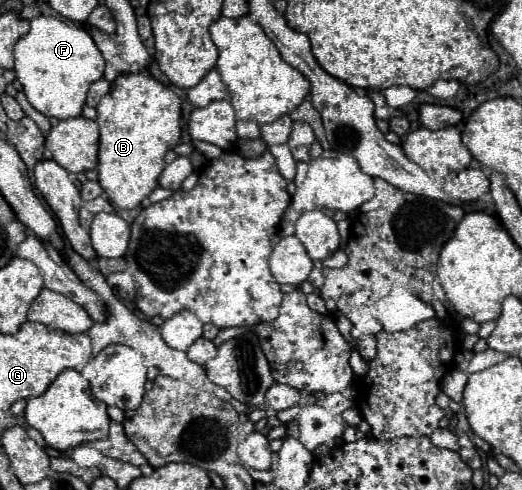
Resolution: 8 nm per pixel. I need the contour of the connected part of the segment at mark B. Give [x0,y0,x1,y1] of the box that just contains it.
[97,72,181,209]

